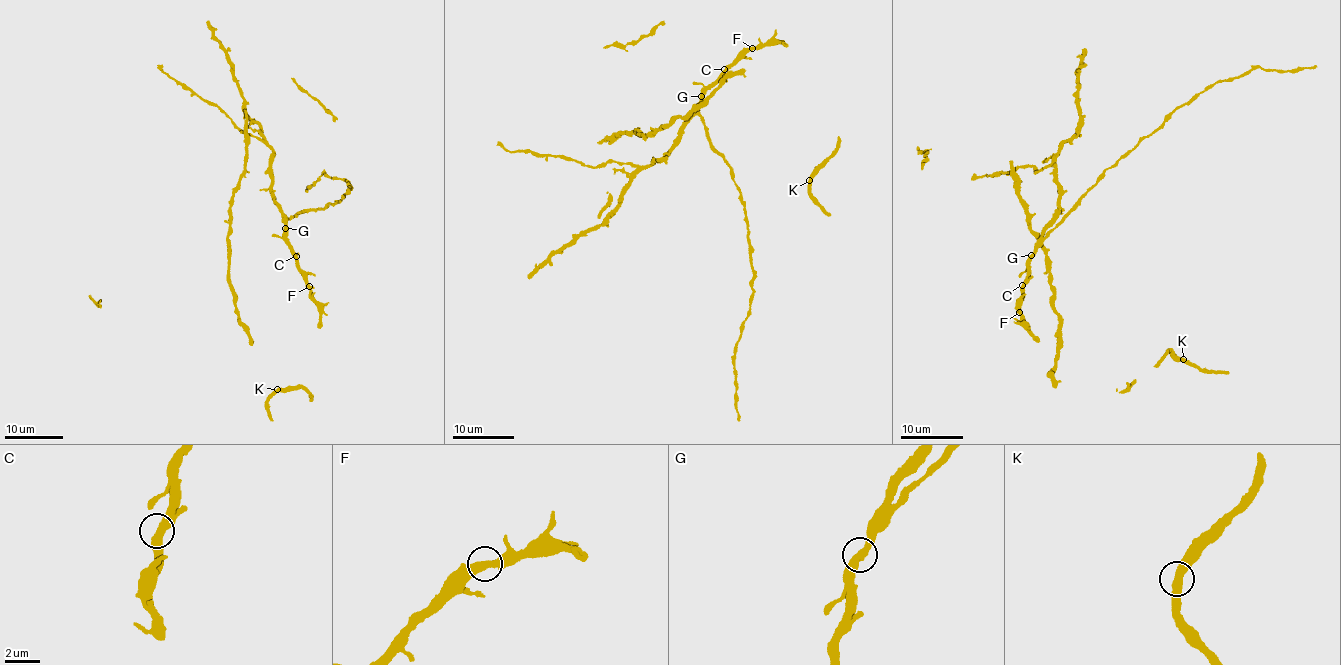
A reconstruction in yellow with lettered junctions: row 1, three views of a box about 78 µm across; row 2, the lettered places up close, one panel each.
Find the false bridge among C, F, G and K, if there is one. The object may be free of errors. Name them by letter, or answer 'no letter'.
no letter

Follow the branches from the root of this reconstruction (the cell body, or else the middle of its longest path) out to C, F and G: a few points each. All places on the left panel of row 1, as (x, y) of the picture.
C: (243, 132), (262, 139), (271, 149), (272, 198), (286, 230), (287, 245), (296, 256)
F: (243, 132), (262, 139), (271, 149), (272, 198), (286, 230), (287, 245), (309, 286)
G: (243, 132), (262, 139), (271, 149), (272, 198), (285, 228)

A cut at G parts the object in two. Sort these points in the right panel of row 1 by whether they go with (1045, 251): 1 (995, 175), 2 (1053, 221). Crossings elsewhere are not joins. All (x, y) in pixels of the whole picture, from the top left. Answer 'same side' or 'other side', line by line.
1: other side
2: other side

